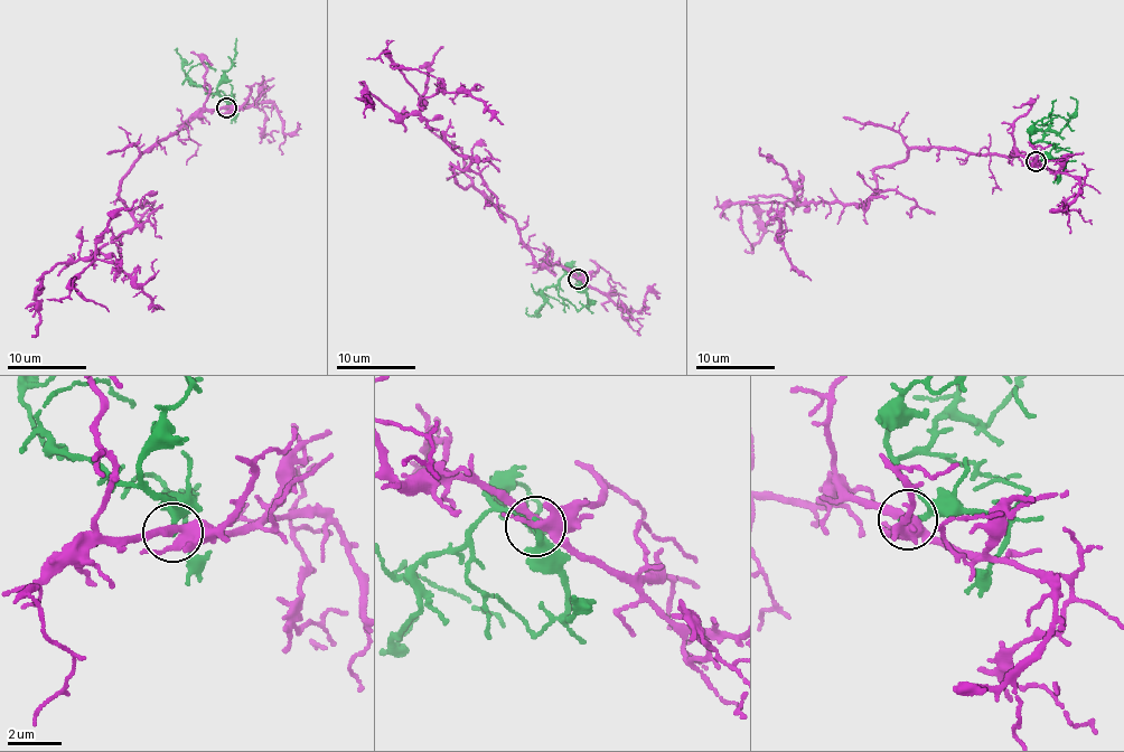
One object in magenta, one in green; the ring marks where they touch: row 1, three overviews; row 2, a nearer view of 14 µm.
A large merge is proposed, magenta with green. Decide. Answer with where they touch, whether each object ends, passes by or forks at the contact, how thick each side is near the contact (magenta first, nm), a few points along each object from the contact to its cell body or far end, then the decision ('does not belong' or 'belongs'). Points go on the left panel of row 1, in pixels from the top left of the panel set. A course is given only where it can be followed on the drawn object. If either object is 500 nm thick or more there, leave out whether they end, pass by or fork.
place (226, 107); magenta forks; green ends; calibres 320 and 220 nm; course magenta (227, 106), (197, 111), (142, 152), (119, 194), (133, 228), (45, 274), (31, 335); course green (227, 107), (228, 101), (188, 81), (177, 47); belongs

